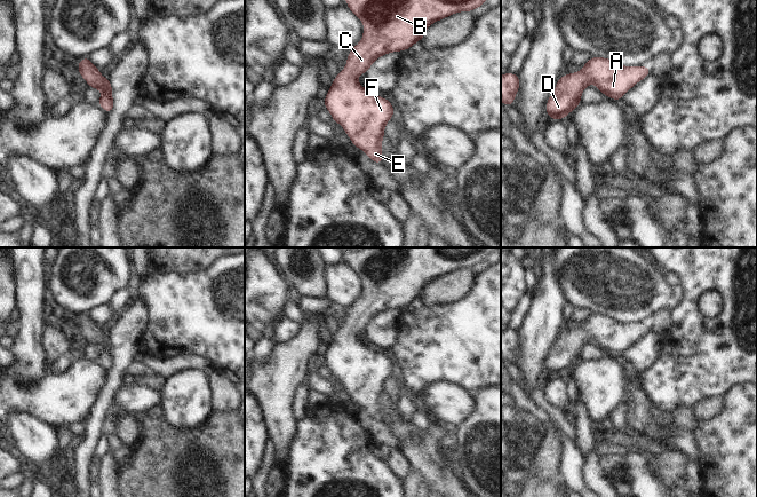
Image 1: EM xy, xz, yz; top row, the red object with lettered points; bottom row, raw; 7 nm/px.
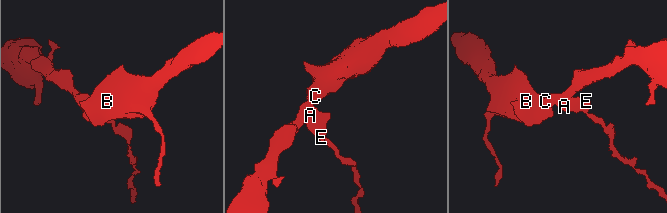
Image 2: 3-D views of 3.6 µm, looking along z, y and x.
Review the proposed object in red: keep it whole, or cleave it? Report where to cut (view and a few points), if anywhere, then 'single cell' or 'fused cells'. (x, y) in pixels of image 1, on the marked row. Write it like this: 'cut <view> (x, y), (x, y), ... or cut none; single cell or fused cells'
cut none; single cell

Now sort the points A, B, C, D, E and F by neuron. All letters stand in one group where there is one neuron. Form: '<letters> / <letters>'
A B C D E F

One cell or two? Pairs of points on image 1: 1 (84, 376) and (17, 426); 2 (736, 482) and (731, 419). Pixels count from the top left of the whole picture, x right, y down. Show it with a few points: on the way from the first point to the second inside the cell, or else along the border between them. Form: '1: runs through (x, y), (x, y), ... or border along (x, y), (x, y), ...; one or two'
1: border along (12, 416), (36, 415), (55, 426); two
2: runs through (736, 466), (738, 452), (744, 446), (744, 432); one

